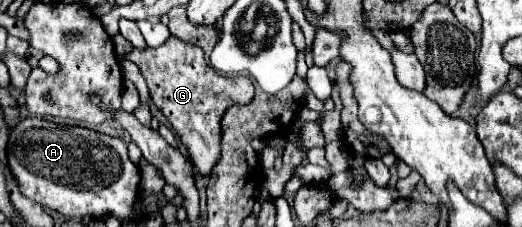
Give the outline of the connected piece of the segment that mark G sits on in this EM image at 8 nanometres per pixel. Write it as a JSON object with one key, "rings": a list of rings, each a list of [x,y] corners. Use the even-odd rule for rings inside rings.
{"rings":[[[169,35],[169,39],[151,49],[151,47],[145,47],[145,49],[133,49],[129,59],[141,69],[145,81],[147,81],[147,87],[149,87],[149,93],[151,93],[151,99],[153,103],[163,111],[163,115],[169,119],[169,123],[177,129],[183,145],[189,149],[189,155],[197,167],[197,171],[201,175],[209,175],[211,173],[211,167],[217,163],[219,159],[219,119],[223,117],[223,111],[235,103],[249,103],[251,101],[251,95],[253,95],[253,83],[245,77],[225,77],[225,75],[219,75],[213,67],[209,67],[205,63],[205,57],[203,57],[203,51],[191,43],[183,43],[179,37],[175,35]]]}

